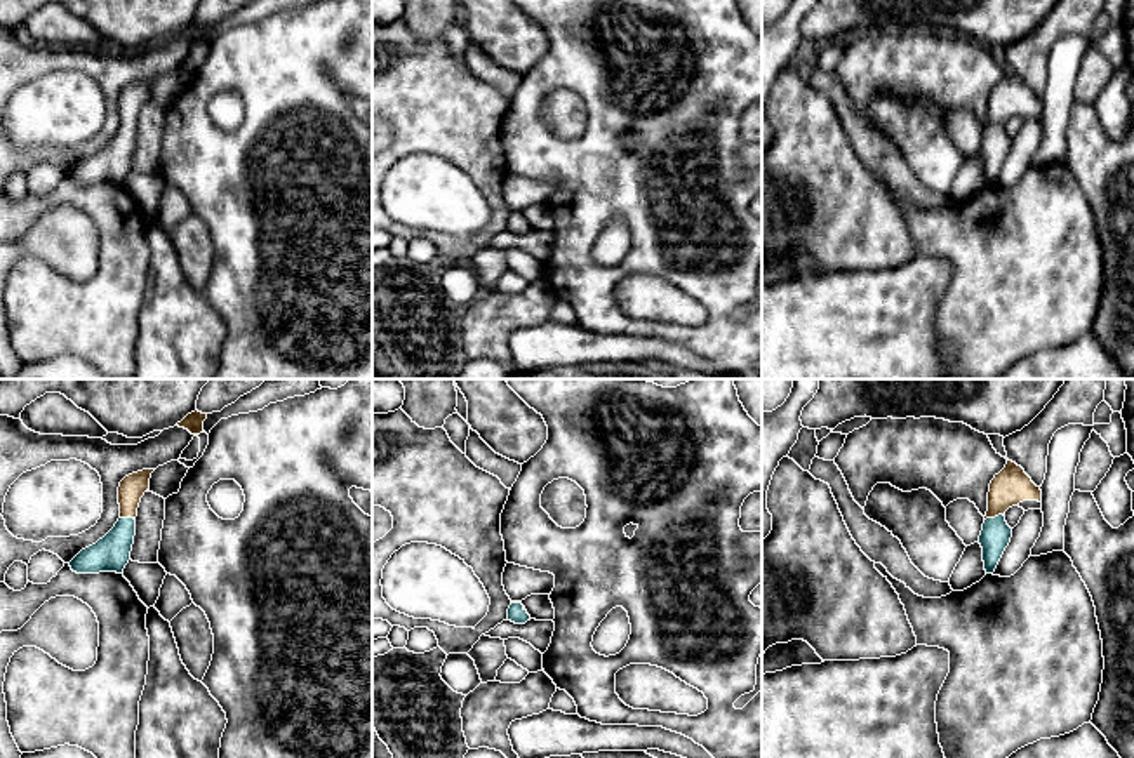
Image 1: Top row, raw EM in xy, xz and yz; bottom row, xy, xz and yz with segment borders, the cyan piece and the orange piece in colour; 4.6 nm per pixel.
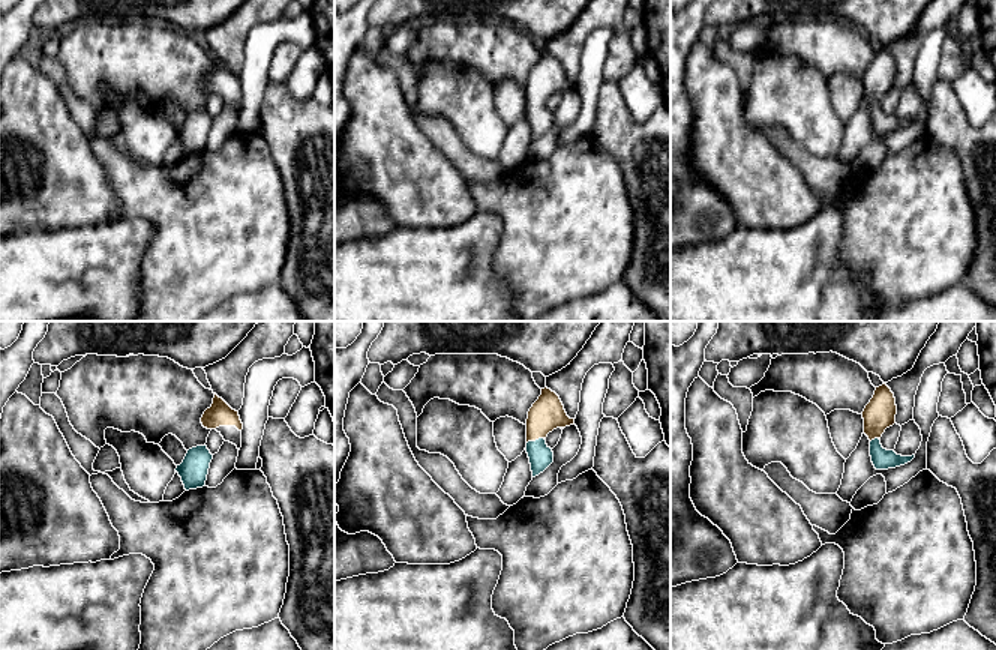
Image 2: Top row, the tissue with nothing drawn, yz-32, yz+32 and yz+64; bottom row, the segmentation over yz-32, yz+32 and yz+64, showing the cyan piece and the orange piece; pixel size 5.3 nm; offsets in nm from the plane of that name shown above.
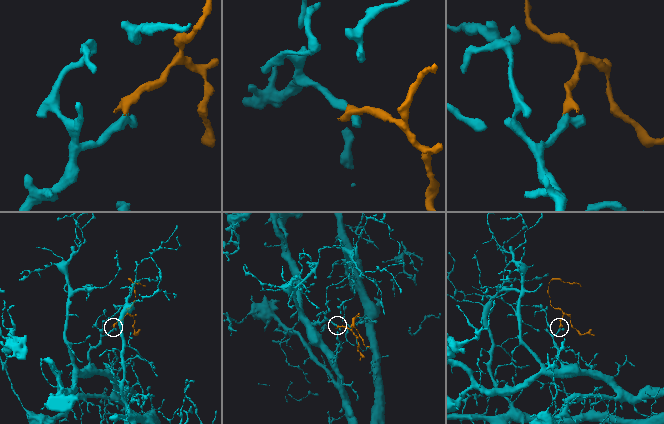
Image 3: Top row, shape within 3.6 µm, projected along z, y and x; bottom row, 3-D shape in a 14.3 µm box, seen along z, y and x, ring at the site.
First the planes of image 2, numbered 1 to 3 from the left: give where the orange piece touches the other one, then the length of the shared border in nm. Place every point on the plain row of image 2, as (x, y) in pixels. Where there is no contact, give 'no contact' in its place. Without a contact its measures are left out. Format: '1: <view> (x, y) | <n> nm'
1: no contact
2: yz+32 (534, 105) | 100 nm
3: yz+64 (875, 102) | 60 nm

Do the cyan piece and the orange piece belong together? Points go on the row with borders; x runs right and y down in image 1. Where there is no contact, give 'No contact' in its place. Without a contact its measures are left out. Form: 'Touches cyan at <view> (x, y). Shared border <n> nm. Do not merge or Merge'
Touches cyan at yz (995, 517). Shared border 90 nm. Merge

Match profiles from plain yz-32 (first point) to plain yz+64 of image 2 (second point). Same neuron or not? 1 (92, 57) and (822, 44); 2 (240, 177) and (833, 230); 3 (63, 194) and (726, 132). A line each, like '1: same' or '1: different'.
1: same
2: different
3: same

